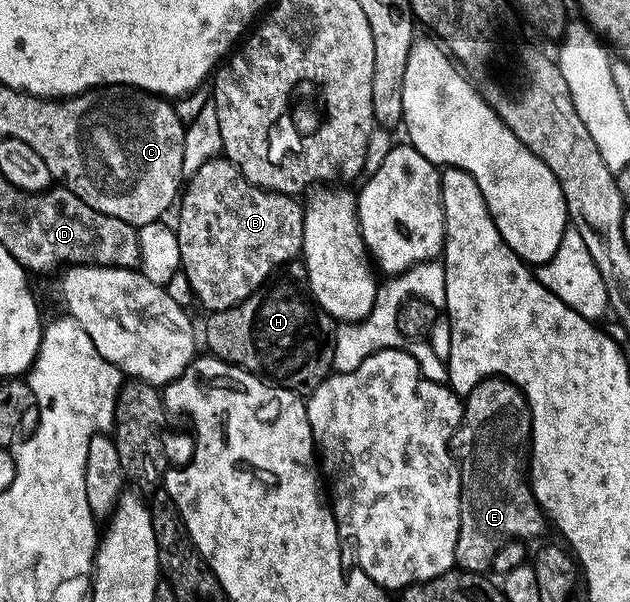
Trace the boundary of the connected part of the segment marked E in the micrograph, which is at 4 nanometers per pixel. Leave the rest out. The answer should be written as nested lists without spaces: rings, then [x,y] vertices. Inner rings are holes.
[[[487,377],[464,394],[461,425],[454,434],[460,471],[460,525],[455,562],[462,569],[485,573],[495,551],[509,541],[537,537],[547,529],[547,518],[535,499],[527,476],[533,421],[521,388],[504,377]]]

